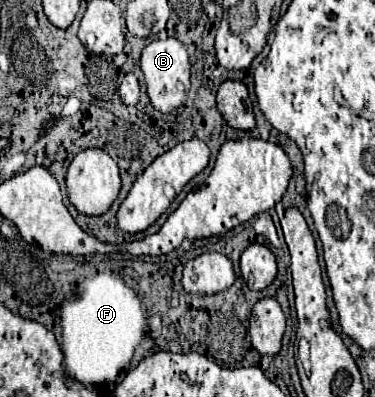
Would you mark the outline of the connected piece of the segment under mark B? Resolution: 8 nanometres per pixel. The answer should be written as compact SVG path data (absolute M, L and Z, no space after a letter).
M168 37L164 41L160 39L150 41L142 51L140 67L142 67L146 91L154 109L158 109L160 113L170 113L182 105L190 89L190 61L188 61L186 47L178 39Z

